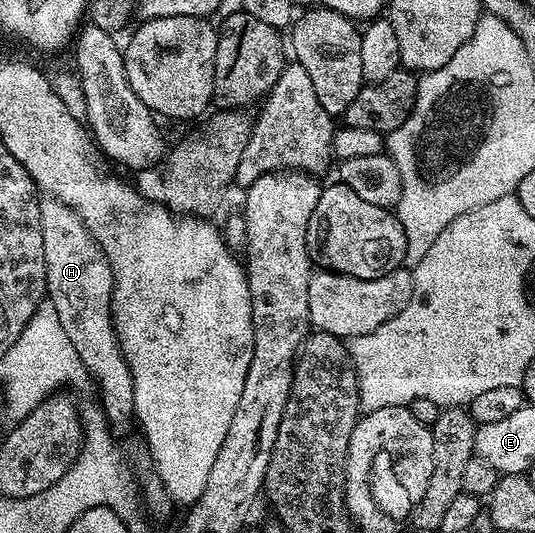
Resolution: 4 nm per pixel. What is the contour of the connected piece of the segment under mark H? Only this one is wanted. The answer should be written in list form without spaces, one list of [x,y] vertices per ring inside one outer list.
[[[50,196],[42,197],[40,203],[39,228],[43,232],[48,301],[53,303],[55,312],[59,312],[59,324],[63,324],[71,344],[75,344],[75,352],[79,352],[95,382],[97,378],[97,386],[101,389],[100,401],[108,421],[114,427],[125,426],[135,418],[135,388],[131,368],[127,368],[127,360],[113,327],[113,273],[109,262],[101,251],[101,245],[93,239],[81,217],[70,206]]]

